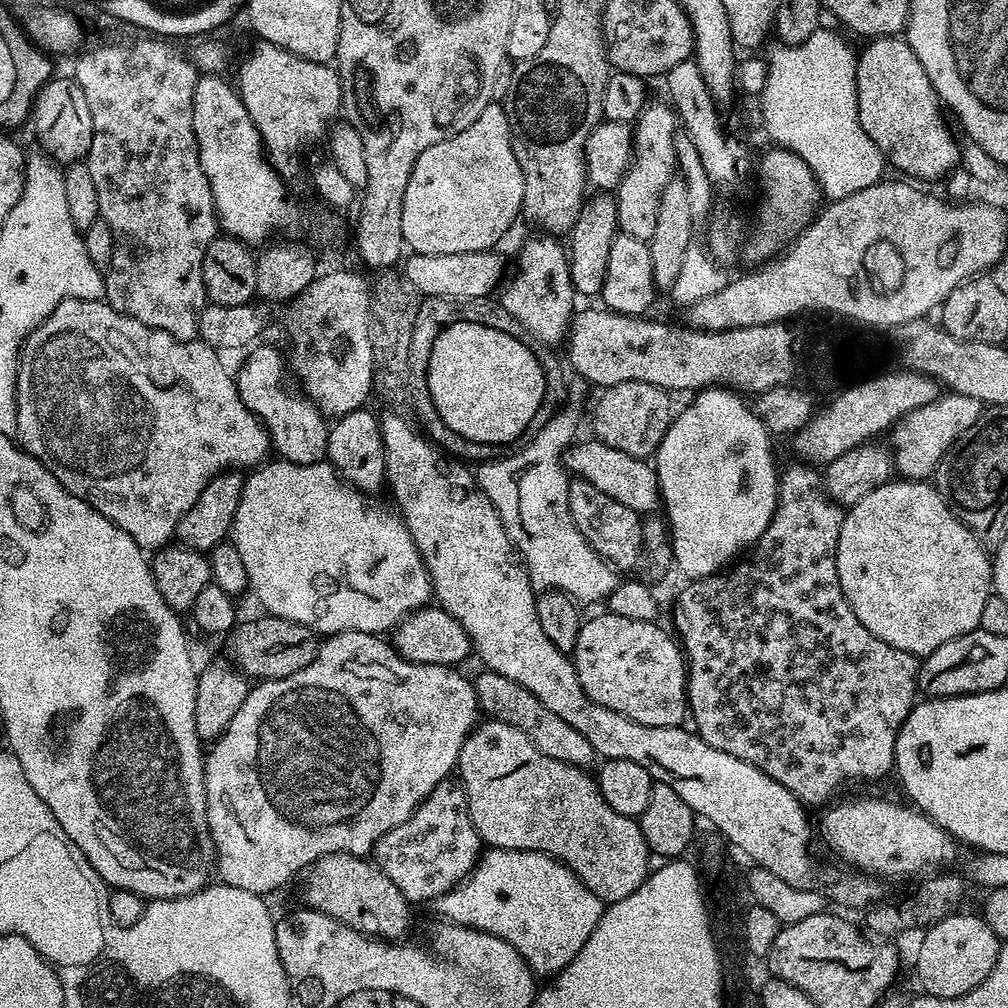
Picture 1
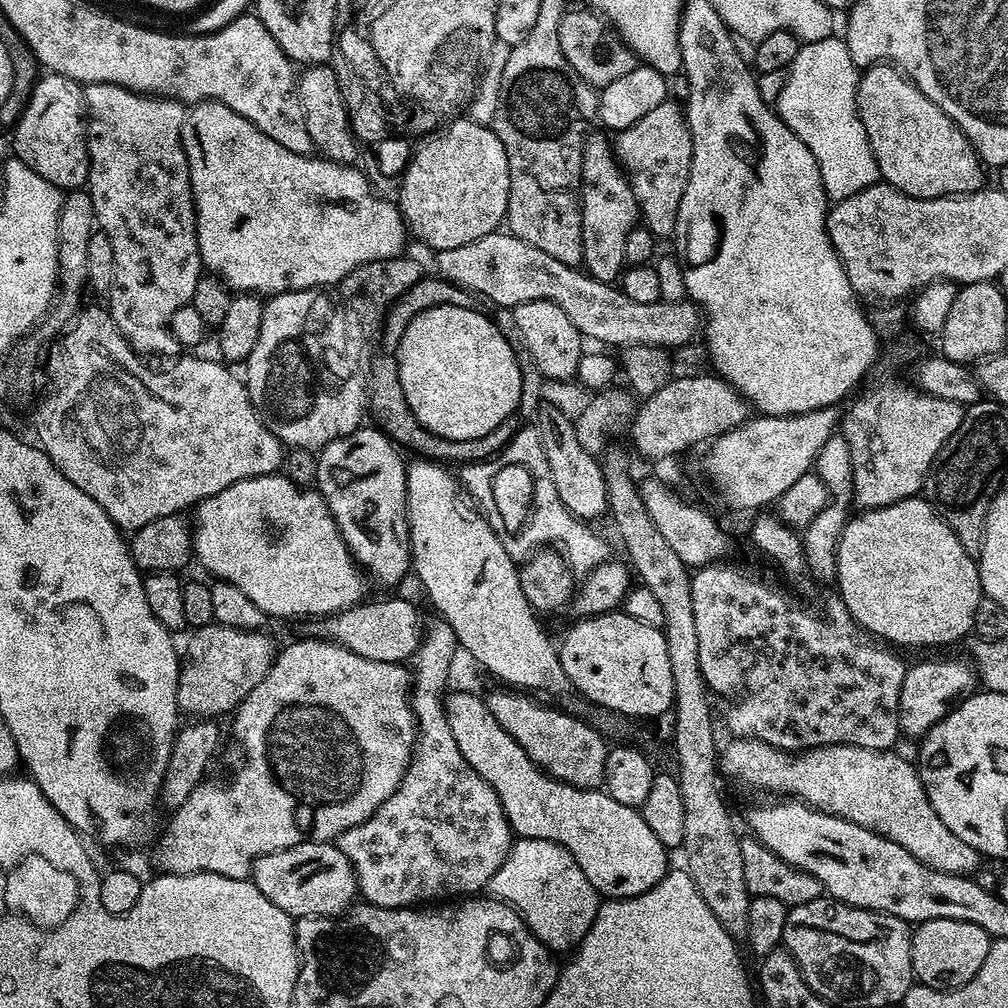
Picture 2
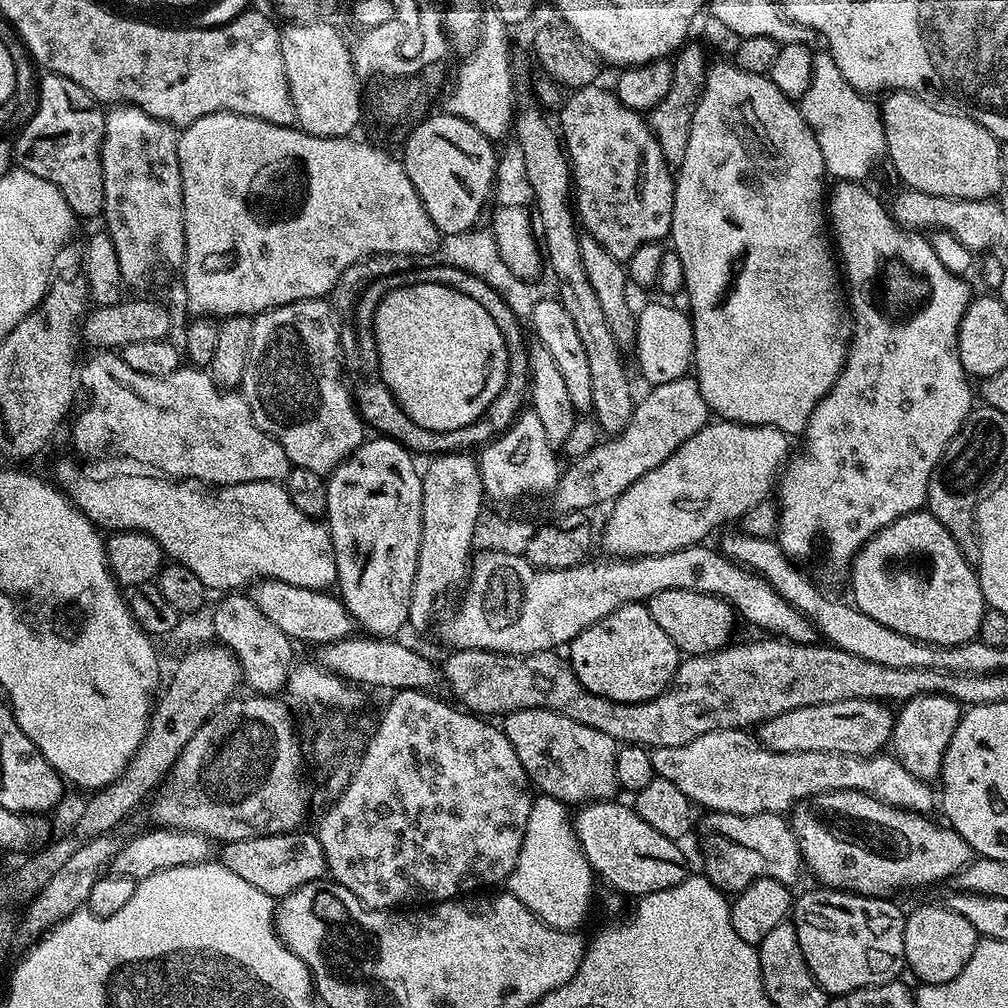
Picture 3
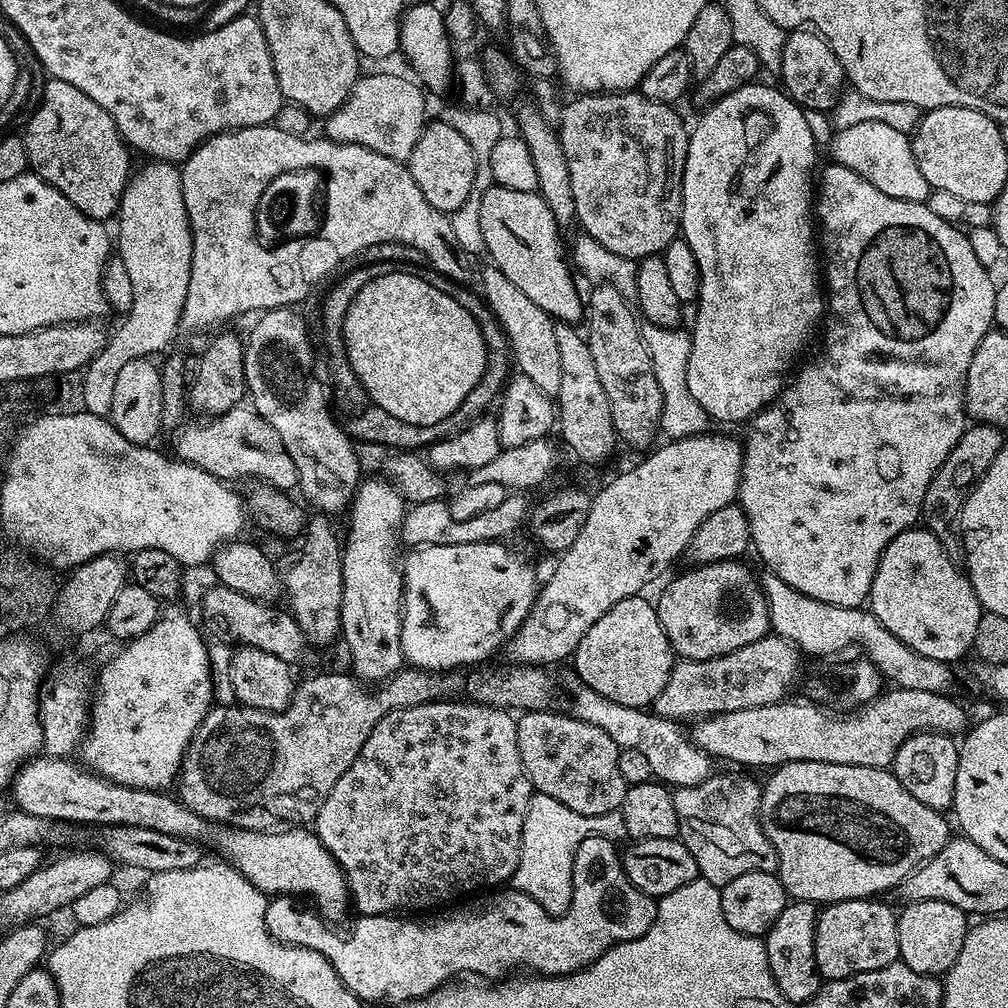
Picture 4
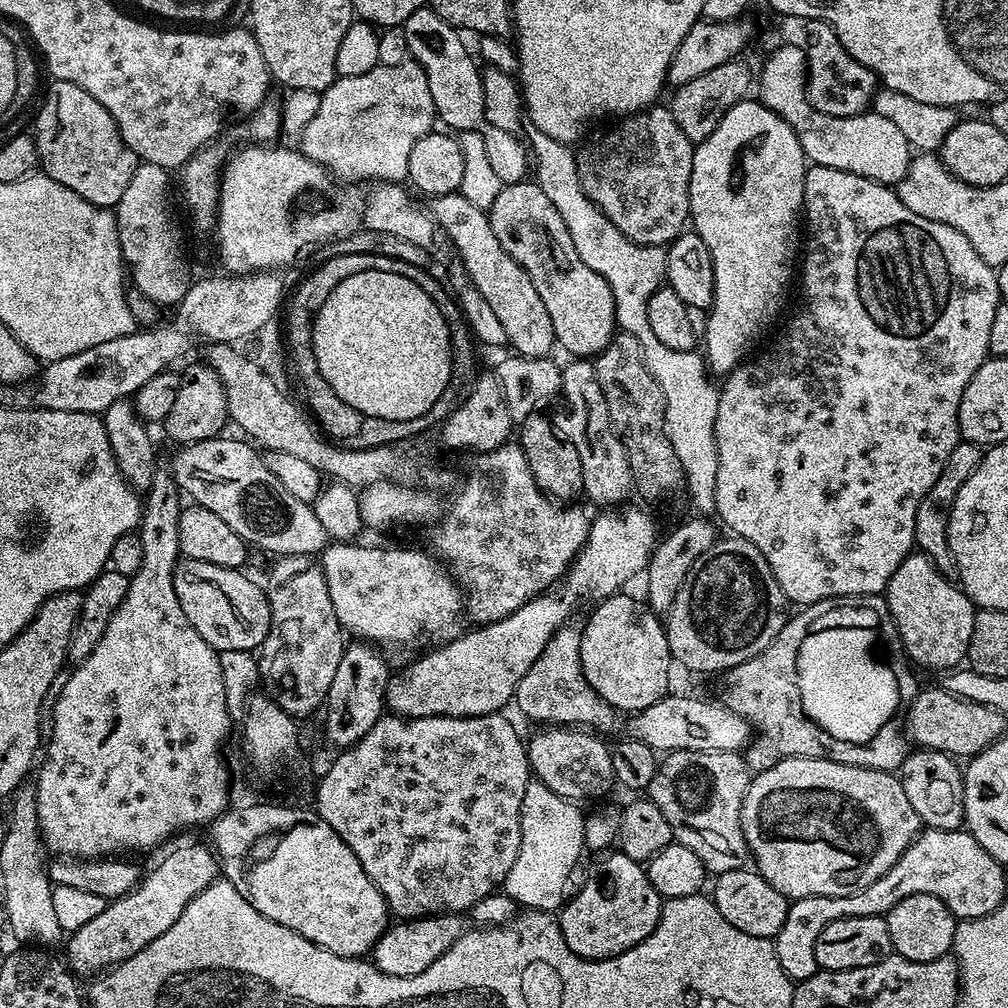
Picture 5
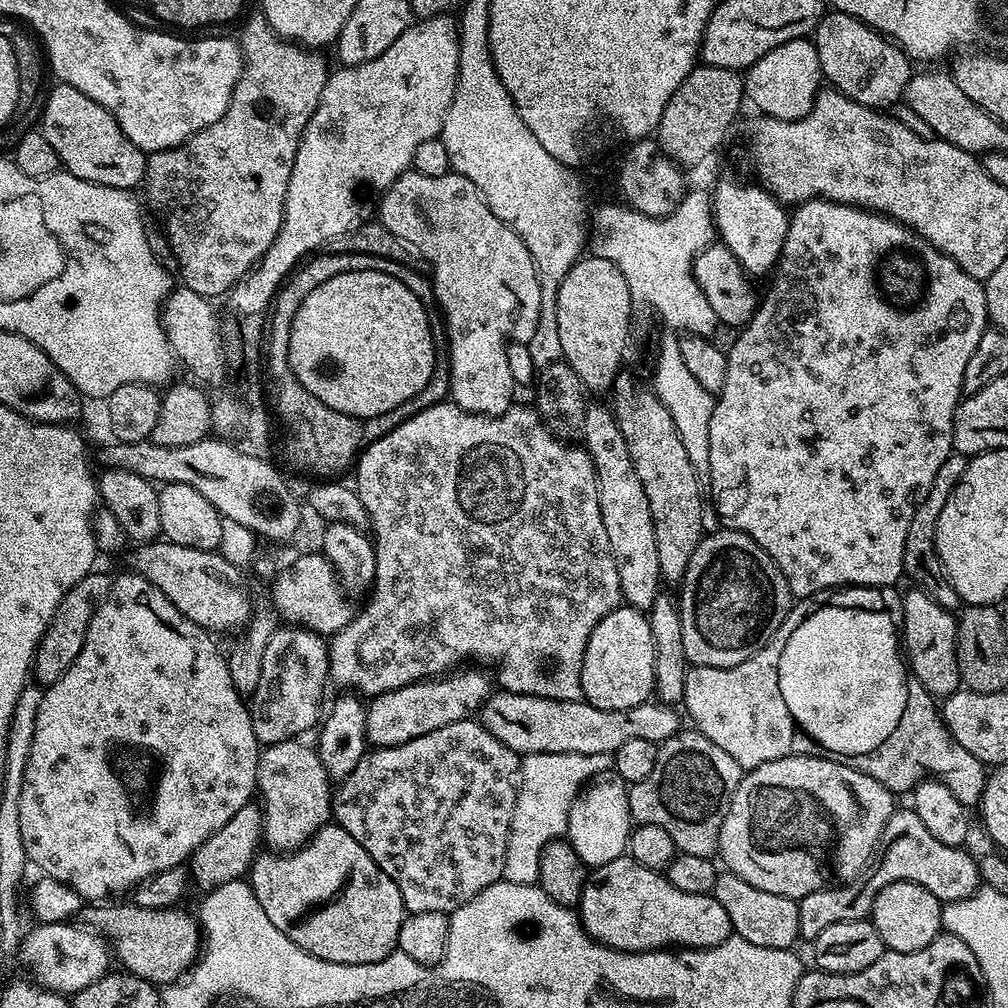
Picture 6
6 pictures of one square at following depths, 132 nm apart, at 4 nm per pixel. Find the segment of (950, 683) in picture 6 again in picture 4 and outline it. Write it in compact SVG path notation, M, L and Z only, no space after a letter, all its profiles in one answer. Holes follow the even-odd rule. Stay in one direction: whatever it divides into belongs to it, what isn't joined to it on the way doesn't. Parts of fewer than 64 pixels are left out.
M923 526L906 529L894 538L894 542L890 542L890 546L886 546L866 604L878 622L894 634L894 638L902 638L910 650L918 650L918 654L926 654L926 658L957 662L967 652L973 651L974 634L978 634L978 622L982 615L980 603L961 565L948 557L946 550L942 550L942 542L938 542L938 538L934 538L934 534Z

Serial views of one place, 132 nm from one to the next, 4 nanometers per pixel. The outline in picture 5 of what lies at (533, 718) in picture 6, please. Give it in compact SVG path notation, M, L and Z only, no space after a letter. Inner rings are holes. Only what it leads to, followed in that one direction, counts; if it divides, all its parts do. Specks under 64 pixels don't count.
M666 695L629 720L632 721L628 724L627 735L633 740L646 742L646 746L660 754L678 750L740 752L750 740L750 726L738 714L724 707L723 703L699 700L696 696Z

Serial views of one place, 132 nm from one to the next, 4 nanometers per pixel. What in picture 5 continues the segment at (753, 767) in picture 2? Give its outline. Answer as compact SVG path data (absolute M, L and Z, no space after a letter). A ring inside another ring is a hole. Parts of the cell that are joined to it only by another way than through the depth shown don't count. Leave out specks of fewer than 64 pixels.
M572 622L565 624L552 635L550 642L546 642L546 648L538 654L534 666L526 670L526 678L518 682L514 704L520 707L522 715L541 720L539 723L544 726L583 726L605 734L615 726L618 713L606 698L592 689L590 682L586 682L580 657L581 629L574 625Z

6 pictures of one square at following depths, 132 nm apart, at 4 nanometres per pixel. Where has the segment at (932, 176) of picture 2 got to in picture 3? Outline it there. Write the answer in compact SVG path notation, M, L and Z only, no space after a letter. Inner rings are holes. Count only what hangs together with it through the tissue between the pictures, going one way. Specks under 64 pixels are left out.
M890 92L883 100L879 110L884 123L886 156L887 159L892 159L892 168L904 183L901 185L907 186L913 192L948 196L952 200L986 200L997 195L995 192L1006 180L1000 161L1002 144L994 134L990 134L990 130L986 130L986 126L959 111L943 112L925 97L915 96L913 92Z

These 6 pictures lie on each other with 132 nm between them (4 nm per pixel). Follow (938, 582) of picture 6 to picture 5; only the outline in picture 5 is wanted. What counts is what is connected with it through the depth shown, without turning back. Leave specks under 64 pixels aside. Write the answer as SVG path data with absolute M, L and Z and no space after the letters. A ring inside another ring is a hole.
M961 439L959 444L950 450L950 458L946 458L946 466L942 466L942 474L938 474L938 482L926 490L926 498L918 502L918 514L914 514L914 544L919 551L934 562L934 566L943 576L949 578L956 576L956 563L950 550L948 541L948 519L950 510L954 506L954 498L958 498L958 490L962 490L962 482L978 470L978 462L982 455L979 444L972 444L969 440Z

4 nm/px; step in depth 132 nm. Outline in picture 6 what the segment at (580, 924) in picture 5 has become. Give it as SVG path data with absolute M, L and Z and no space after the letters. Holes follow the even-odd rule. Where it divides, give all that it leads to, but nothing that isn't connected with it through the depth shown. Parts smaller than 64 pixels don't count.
M625 854L614 858L614 862L606 862L606 866L598 866L587 873L584 881L584 888L581 890L580 901L578 903L578 915L580 924L584 927L585 932L592 937L598 944L605 944L607 948L617 948L620 952L650 952L653 950L672 950L679 946L681 949L690 948L713 948L722 942L726 942L729 936L733 935L732 923L726 915L725 908L712 897L711 894L686 894L683 890L678 890L668 881L667 875L650 870L642 866L637 860Z

